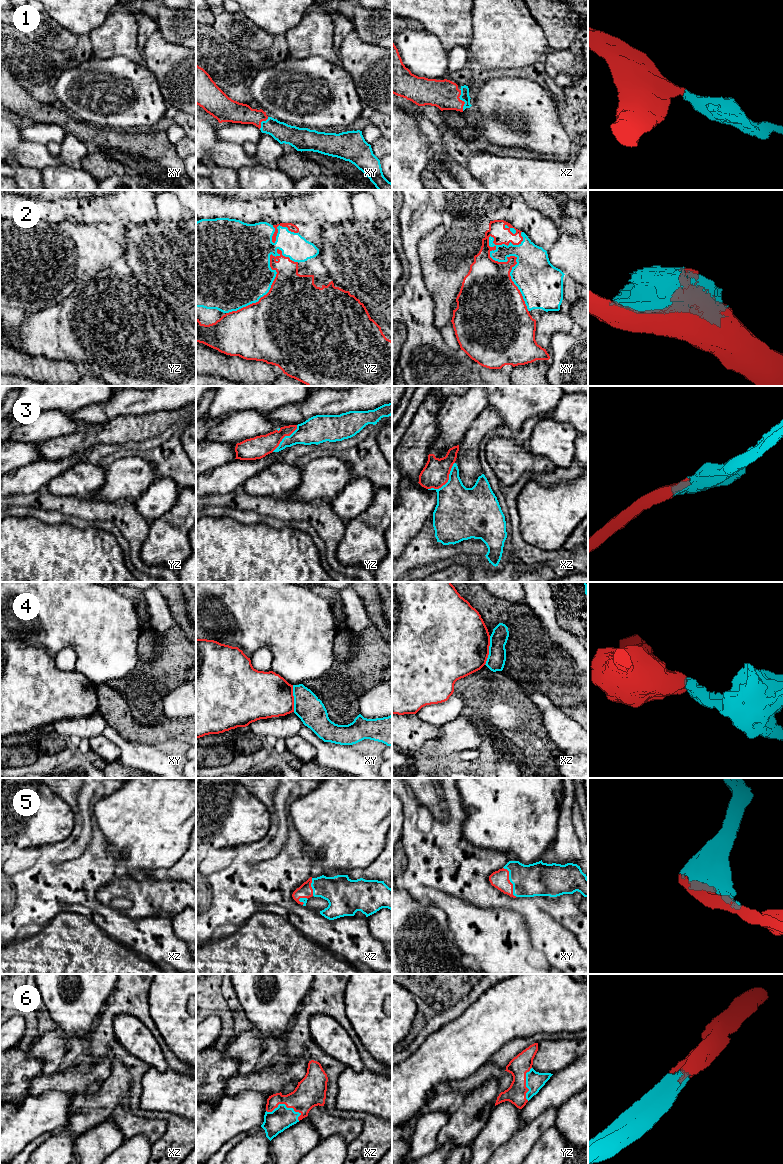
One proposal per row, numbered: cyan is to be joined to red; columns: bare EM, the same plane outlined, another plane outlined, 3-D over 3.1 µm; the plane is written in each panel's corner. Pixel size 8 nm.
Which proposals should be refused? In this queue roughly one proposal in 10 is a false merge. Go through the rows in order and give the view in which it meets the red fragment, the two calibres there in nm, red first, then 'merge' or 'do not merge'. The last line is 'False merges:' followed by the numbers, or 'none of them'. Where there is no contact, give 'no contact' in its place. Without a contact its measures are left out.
1: xz | 240/70 nm | merge
2: xy | 320/340 nm | do not merge
3: xz | 220/360 nm | merge
4: xz | 500/150 nm | do not merge
5: xy | 150/280 nm | merge
6: xz | 240/190 nm | merge
False merges: 2, 4

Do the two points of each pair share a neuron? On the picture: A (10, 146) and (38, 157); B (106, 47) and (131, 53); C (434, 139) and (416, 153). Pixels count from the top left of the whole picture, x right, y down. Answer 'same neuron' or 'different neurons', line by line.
A: same neuron
B: same neuron
C: different neurons

